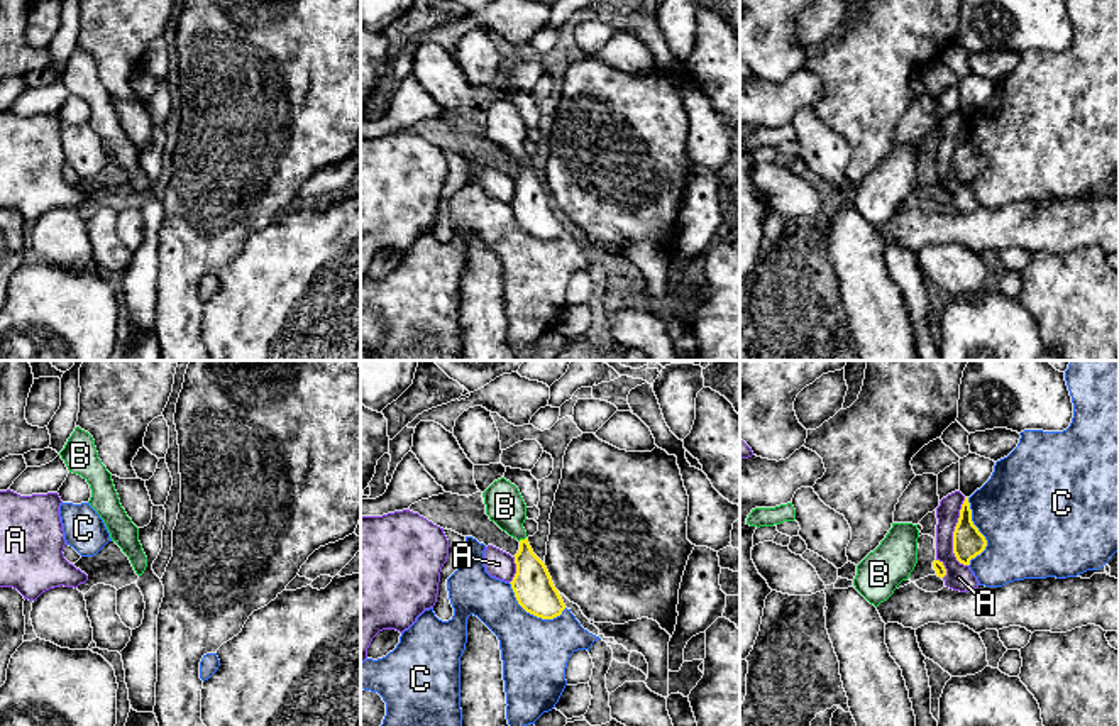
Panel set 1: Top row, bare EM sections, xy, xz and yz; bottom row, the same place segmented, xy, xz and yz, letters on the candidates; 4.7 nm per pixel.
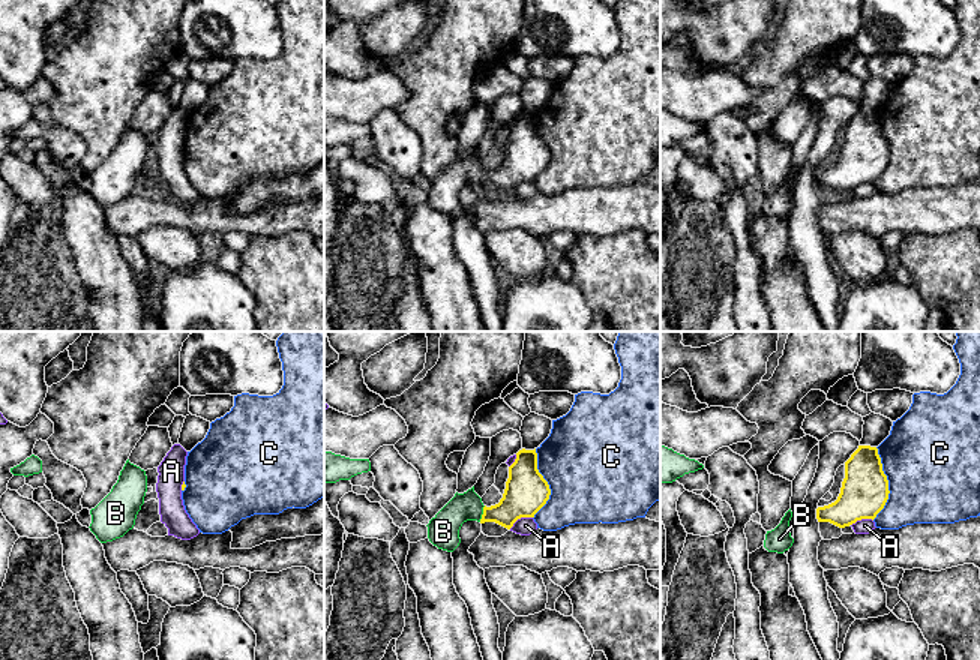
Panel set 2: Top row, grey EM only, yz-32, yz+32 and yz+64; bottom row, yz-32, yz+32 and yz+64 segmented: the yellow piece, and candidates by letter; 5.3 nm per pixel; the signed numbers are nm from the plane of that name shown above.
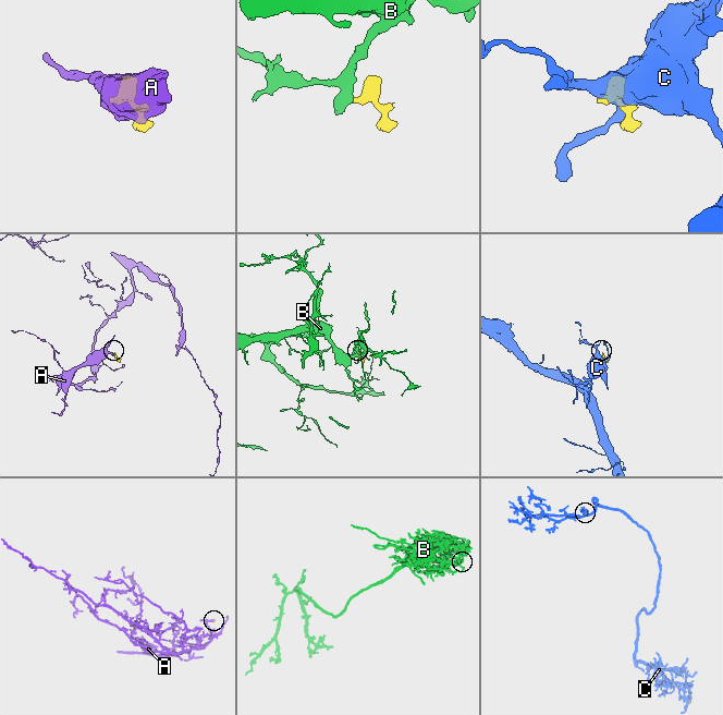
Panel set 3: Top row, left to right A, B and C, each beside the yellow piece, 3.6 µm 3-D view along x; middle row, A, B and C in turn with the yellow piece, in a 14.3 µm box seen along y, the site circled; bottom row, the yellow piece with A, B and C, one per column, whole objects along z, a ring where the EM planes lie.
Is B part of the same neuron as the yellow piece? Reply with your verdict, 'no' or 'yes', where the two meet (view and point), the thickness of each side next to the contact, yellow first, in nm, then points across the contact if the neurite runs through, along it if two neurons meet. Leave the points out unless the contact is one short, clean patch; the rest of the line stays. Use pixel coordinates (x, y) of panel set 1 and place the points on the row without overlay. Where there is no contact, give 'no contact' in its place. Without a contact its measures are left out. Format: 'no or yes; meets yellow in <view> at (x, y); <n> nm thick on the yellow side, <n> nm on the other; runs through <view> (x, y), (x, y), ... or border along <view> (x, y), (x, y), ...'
yes; meets yellow in xz at (522, 161); 190 nm thick on the yellow side, 180 nm on the other; runs through xz (532, 205), (522, 161), (505, 127)

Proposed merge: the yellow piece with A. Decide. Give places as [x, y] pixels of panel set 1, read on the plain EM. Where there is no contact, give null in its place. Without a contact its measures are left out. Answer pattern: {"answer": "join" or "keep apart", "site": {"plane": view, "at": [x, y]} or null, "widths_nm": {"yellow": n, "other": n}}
{"answer": "keep apart", "site": {"plane": "yz", "at": [953, 153]}, "widths_nm": {"yellow": 150, "other": 130}}

